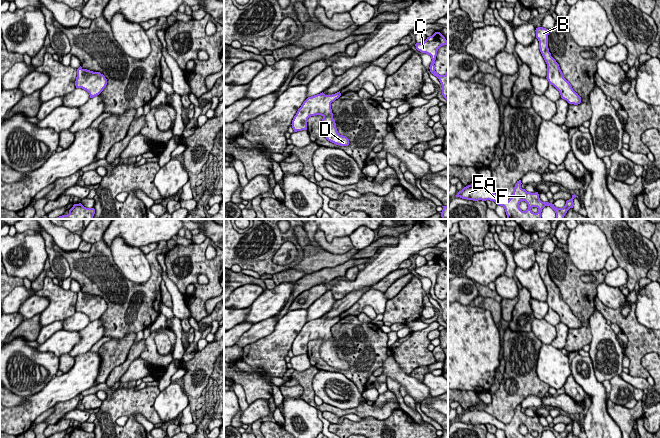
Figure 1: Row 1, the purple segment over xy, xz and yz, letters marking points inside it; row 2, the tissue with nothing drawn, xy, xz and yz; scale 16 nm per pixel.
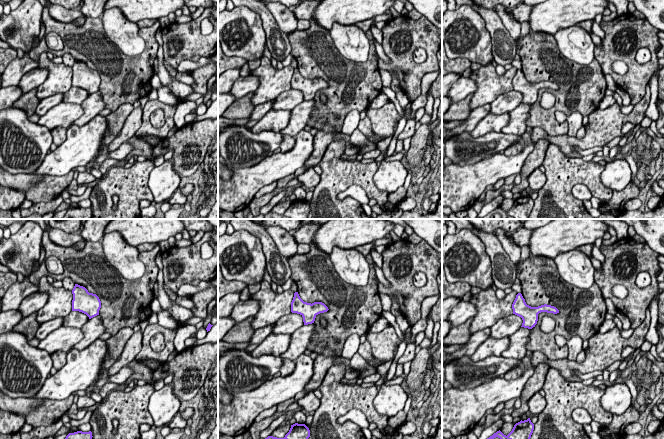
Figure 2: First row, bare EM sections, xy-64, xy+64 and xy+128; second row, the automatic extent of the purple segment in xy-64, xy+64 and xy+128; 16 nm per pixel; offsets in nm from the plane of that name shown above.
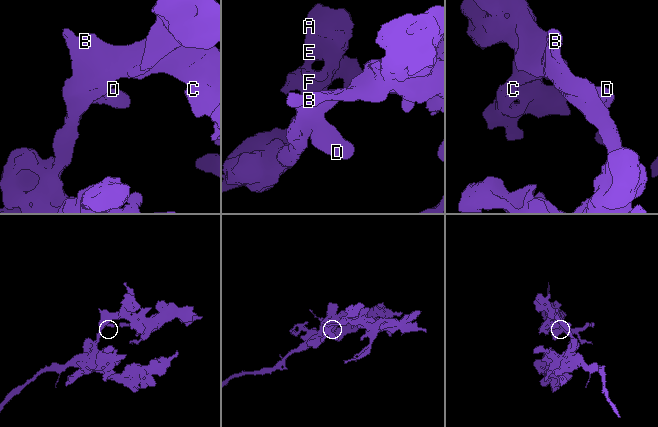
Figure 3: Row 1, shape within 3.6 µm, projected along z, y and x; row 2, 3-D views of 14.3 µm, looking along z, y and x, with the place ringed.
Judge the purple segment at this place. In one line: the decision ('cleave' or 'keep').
keep

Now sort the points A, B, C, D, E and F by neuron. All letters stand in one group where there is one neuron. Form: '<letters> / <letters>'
A B C D E F

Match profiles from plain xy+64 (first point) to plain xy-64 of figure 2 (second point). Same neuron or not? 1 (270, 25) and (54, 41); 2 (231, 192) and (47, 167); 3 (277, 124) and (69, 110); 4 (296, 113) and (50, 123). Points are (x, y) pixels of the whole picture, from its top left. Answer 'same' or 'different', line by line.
1: same
2: same
3: same
4: different

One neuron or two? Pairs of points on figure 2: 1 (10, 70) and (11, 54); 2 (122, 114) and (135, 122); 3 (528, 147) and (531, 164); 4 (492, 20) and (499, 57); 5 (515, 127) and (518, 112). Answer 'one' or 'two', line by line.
1: two
2: two
3: two
4: one
5: one

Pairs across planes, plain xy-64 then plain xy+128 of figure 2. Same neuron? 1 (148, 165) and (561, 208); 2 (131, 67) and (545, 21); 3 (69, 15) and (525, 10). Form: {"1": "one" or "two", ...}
{"1": "one", "2": "two", "3": "two"}

